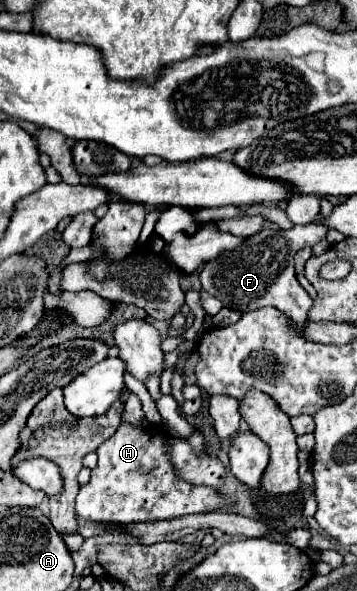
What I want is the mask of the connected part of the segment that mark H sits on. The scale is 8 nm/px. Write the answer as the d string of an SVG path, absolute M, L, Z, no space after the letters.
M121 423L113 437L109 437L101 447L97 447L99 463L91 471L91 479L87 485L83 485L77 493L77 505L75 513L77 517L83 517L87 521L95 523L115 523L115 525L129 525L129 523L147 523L147 521L161 521L161 519L175 519L189 513L207 513L223 507L225 503L233 501L227 497L221 497L211 487L195 487L175 477L173 467L169 463L169 455L165 449L165 441L169 439L165 427L149 427L147 431L135 429L127 423Z

